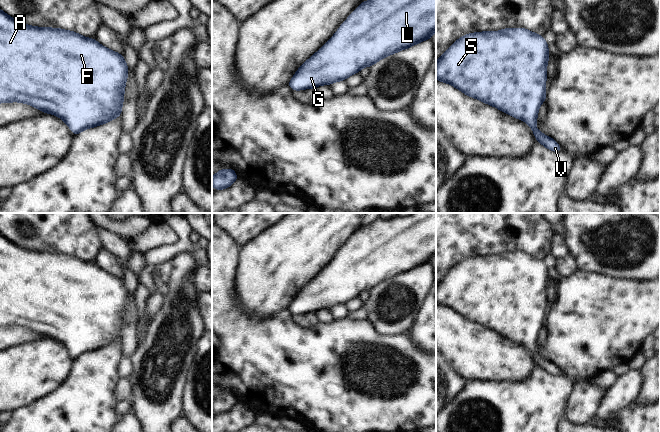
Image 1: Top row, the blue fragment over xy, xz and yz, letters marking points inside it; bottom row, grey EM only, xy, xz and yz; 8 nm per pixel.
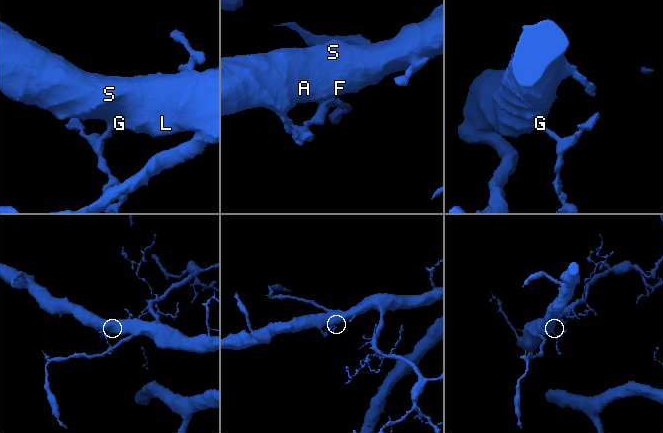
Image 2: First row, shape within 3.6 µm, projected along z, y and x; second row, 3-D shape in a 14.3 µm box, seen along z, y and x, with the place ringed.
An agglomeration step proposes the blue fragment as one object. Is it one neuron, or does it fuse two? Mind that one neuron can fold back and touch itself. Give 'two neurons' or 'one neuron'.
one neuron

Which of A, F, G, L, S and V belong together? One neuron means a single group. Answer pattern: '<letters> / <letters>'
A F G L S V

